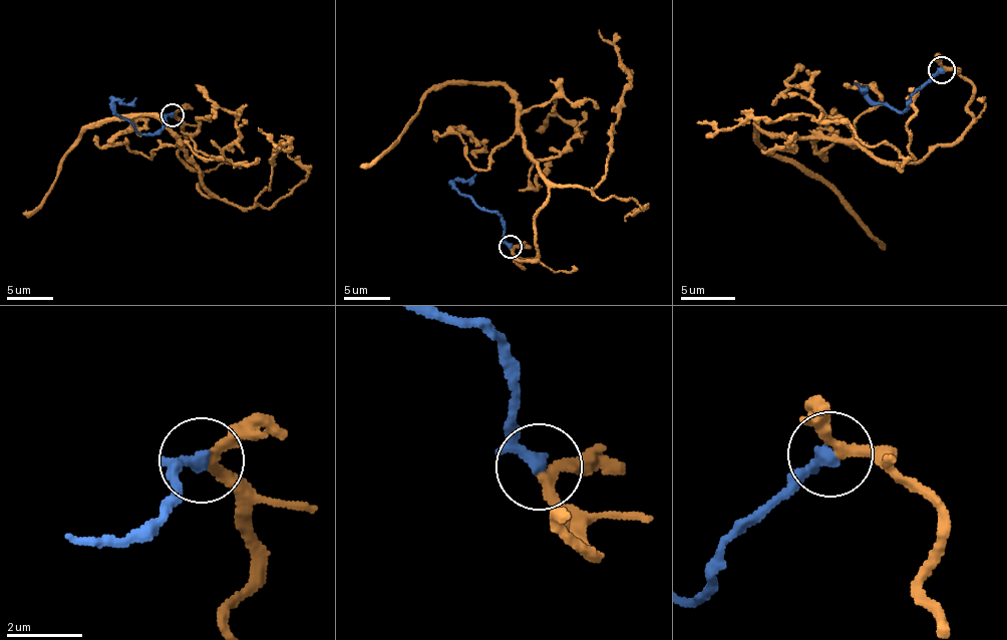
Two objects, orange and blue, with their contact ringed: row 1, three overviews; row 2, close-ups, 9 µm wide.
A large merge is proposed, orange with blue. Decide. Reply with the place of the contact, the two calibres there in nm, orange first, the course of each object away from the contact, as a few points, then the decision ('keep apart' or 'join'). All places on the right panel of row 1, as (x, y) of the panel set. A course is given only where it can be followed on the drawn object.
(942, 70) | 260/340 nm | orange via (942, 70), (972, 85), (972, 123), (909, 162), (757, 125), (766, 150), (821, 179), (883, 247) | blue via (942, 70), (915, 91), (900, 112), (873, 100), (864, 89), (853, 84) | join

